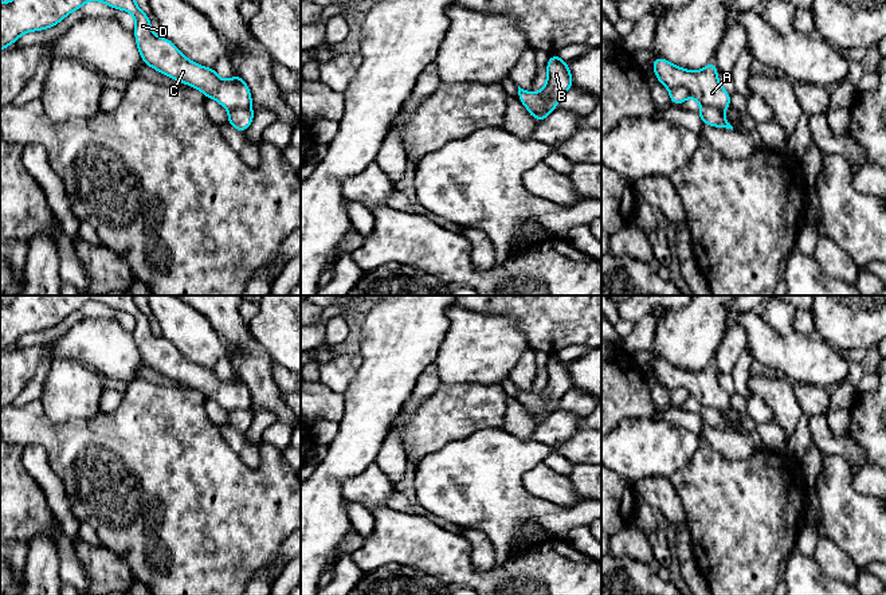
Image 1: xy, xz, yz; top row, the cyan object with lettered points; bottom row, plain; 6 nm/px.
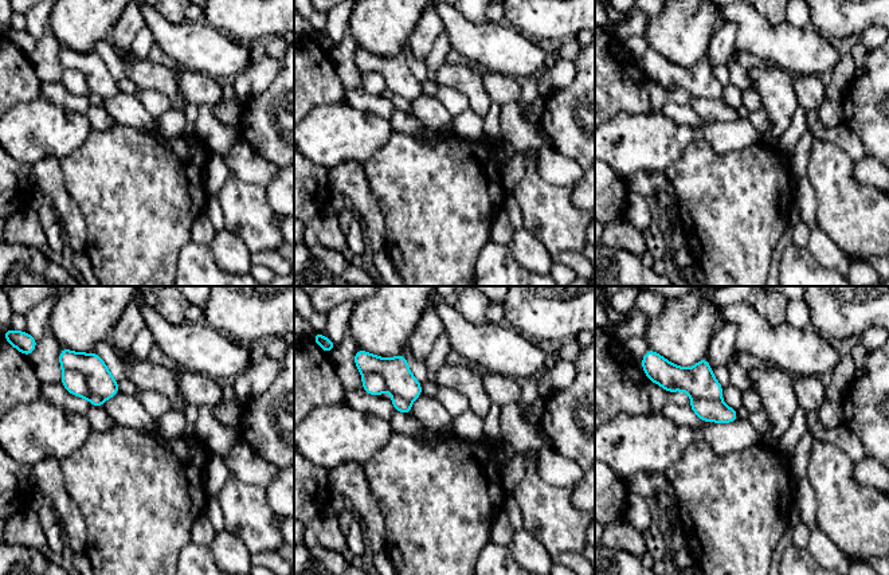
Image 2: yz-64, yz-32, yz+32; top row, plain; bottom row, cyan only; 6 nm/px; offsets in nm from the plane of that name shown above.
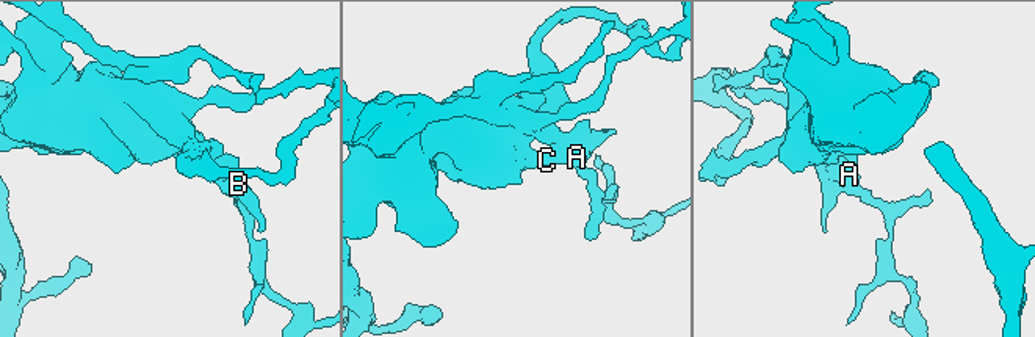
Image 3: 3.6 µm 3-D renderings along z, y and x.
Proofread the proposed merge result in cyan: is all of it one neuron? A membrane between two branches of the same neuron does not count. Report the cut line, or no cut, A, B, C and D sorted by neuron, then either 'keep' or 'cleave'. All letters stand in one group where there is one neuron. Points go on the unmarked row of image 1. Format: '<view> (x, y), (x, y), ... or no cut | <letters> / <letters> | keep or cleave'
yz (670, 391), (683, 388), (690, 396) | A C D / B | cleave

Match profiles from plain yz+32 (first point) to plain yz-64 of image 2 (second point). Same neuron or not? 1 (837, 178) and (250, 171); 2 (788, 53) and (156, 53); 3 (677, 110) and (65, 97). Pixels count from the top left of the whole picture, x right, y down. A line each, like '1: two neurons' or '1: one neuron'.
1: two neurons
2: two neurons
3: one neuron

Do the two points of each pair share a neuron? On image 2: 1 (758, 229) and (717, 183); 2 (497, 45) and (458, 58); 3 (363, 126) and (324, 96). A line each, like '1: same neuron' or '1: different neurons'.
1: same neuron
2: different neurons
3: different neurons

